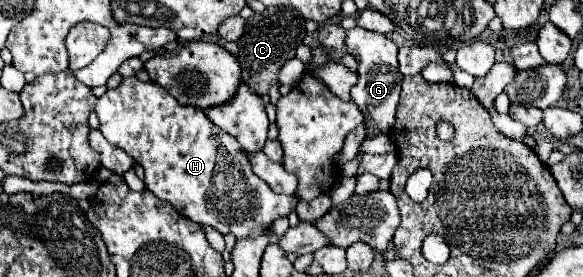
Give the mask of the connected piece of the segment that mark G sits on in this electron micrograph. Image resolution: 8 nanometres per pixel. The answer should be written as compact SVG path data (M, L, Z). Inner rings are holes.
M353 28L347 30L347 40L345 40L347 52L359 62L359 80L357 84L351 88L351 98L353 102L359 106L359 110L363 114L369 114L371 120L383 130L389 132L391 130L391 122L393 122L393 114L399 102L399 92L401 92L401 80L403 76L399 74L399 66L397 66L397 44L387 38L385 34L377 34L377 32L369 32L363 28Z

